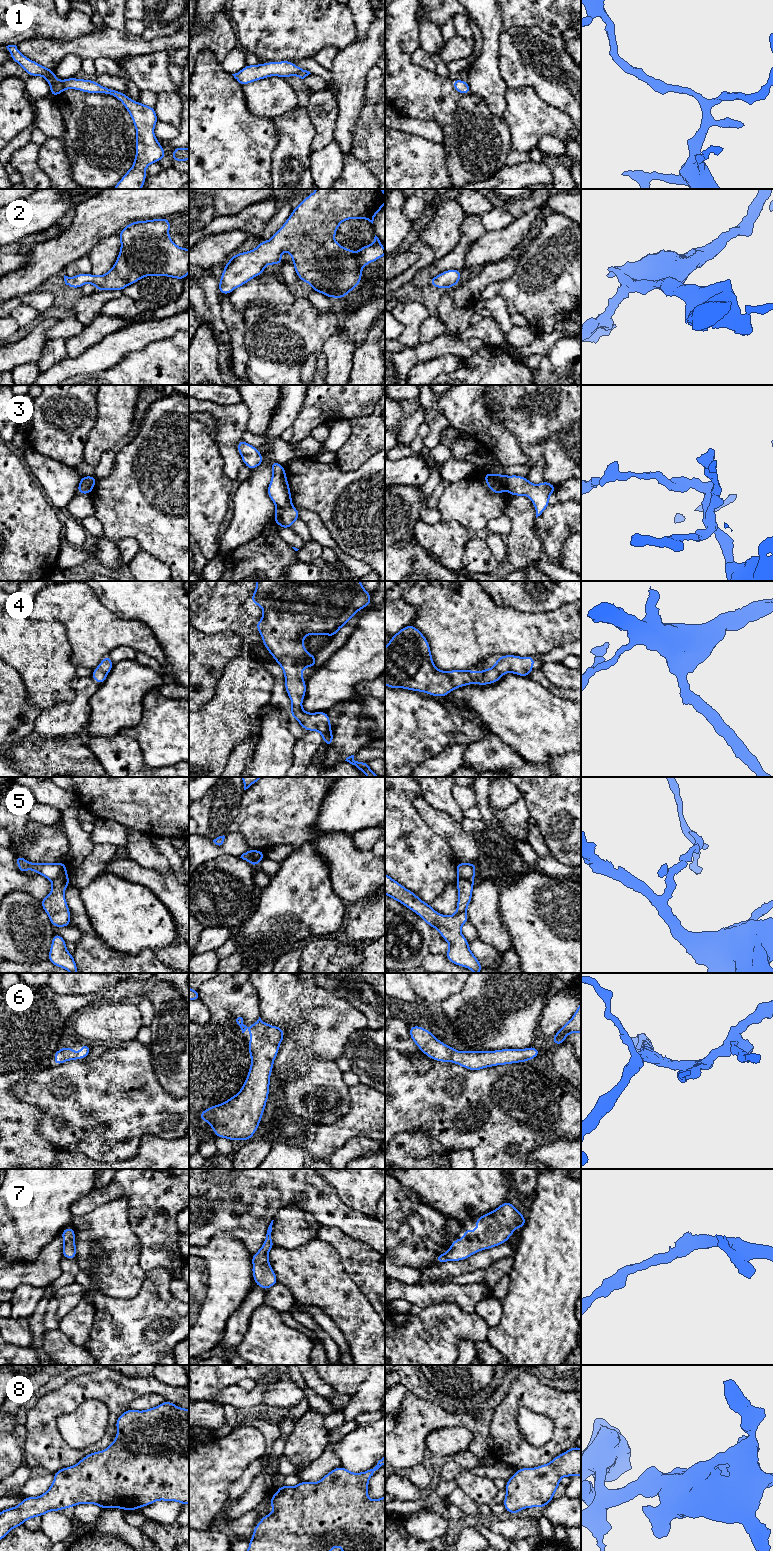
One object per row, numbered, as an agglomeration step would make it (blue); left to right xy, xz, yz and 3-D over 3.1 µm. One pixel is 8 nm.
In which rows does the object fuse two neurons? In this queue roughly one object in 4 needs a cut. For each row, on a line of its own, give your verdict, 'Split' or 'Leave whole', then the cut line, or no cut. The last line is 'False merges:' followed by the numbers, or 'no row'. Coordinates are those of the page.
1: Leave whole. No split
2: Leave whole. No split
3: Split. Split along xz (291, 504), (277, 508)
4: Leave whole. No split
5: Split. Split along xy (66, 874), (56, 877), (52, 881)
6: Leave whole. No split
7: Leave whole. No split
8: Leave whole. No split
False merges: 3, 5

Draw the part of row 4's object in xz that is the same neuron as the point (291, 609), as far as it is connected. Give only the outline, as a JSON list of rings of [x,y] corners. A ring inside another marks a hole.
[[[256,581],[256,590],[250,599],[263,609],[263,617],[256,623],[256,628],[265,648],[284,672],[285,690],[292,702],[292,717],[303,729],[319,731],[327,747],[332,745],[334,735],[327,712],[308,713],[302,709],[307,690],[302,670],[314,668],[316,664],[316,655],[308,653],[303,640],[306,635],[334,637],[359,610],[371,604],[371,598],[360,581]]]

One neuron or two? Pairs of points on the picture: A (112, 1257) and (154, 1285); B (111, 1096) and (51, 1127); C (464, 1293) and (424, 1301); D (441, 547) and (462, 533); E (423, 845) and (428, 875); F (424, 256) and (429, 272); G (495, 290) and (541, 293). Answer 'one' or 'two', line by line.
A: two
B: one
C: one
D: one
E: one
F: two
G: one

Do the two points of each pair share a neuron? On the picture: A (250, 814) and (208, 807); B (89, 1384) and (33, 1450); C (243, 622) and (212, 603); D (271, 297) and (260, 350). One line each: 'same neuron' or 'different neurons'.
A: different neurons
B: same neuron
C: same neuron
D: different neurons

